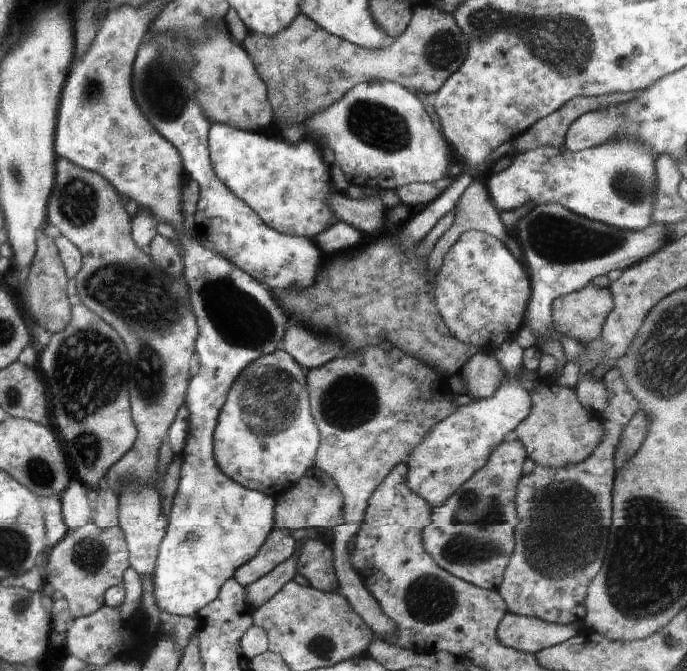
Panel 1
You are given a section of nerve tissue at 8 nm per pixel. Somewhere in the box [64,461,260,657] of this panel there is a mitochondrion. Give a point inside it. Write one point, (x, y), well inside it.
(90, 555)

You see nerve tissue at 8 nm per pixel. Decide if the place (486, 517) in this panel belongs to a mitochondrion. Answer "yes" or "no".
yes

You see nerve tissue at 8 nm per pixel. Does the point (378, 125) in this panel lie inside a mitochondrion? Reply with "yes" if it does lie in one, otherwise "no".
yes

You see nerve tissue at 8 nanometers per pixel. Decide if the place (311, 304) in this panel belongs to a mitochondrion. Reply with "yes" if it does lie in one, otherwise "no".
yes

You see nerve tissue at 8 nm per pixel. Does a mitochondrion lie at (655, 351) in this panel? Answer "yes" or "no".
yes

